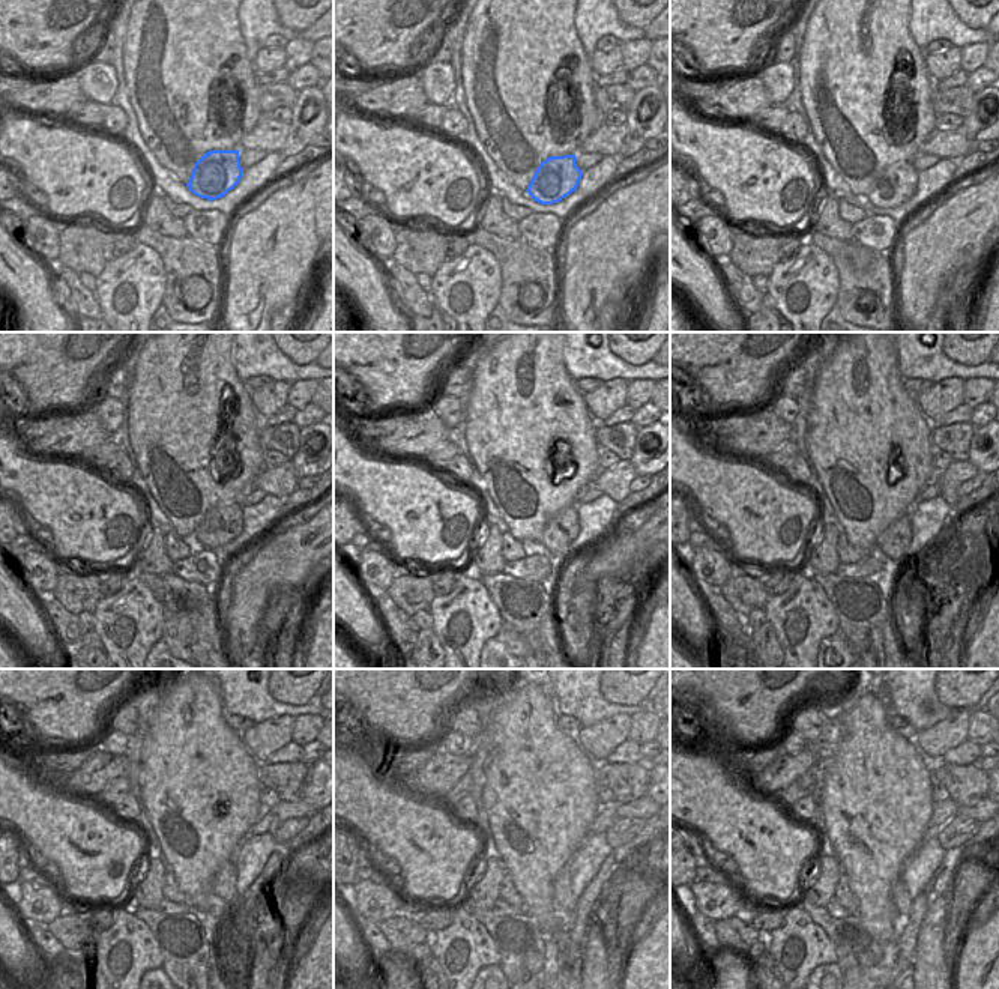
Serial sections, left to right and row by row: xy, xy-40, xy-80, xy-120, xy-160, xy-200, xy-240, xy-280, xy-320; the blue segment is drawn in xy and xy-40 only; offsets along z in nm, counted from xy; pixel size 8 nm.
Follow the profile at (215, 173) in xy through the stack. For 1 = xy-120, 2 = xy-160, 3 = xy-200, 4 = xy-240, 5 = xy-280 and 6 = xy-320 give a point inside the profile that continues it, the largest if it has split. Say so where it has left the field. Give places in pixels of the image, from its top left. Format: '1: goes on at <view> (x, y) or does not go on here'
1: goes on at xy-120 (221, 525)
2: goes on at xy-160 (562, 528)
3: goes on at xy-200 (891, 544)
4: goes on at xy-240 (223, 884)
5: goes on at xy-280 (564, 899)
6: goes on at xy-320 (899, 893)

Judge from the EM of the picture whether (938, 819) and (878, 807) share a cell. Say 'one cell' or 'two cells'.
two cells

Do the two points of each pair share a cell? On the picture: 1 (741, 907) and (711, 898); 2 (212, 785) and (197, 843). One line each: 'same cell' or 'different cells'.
1: same cell
2: same cell

